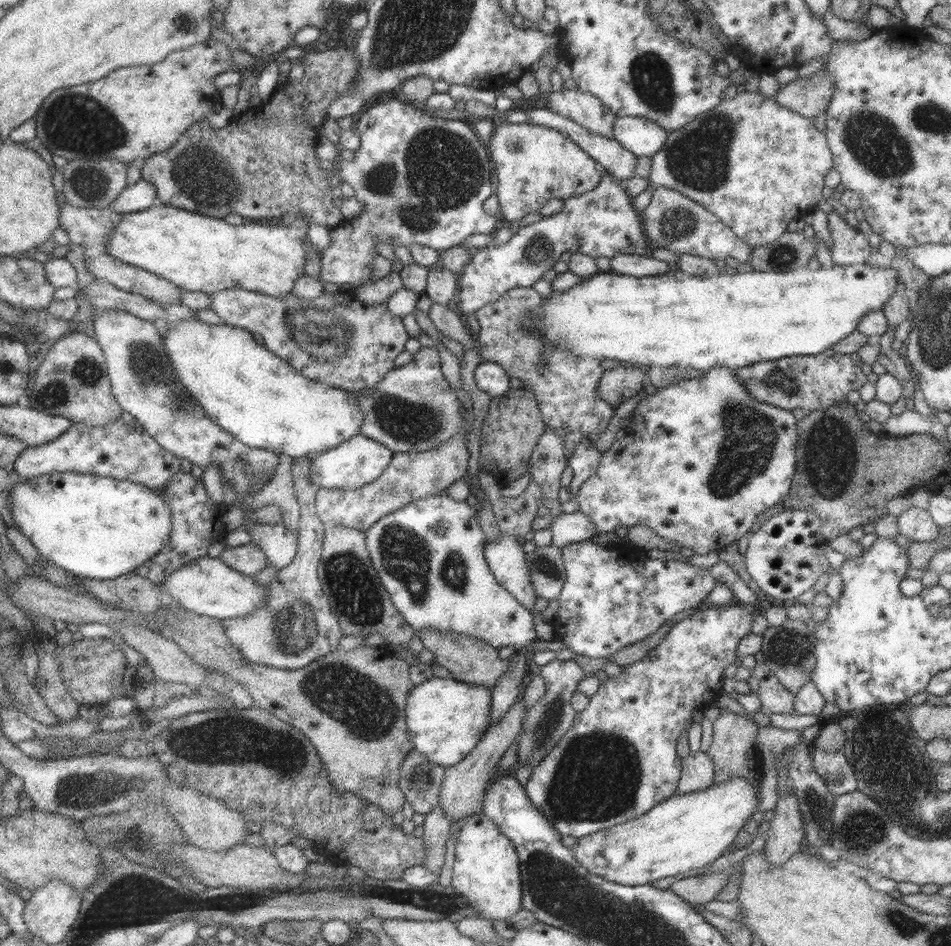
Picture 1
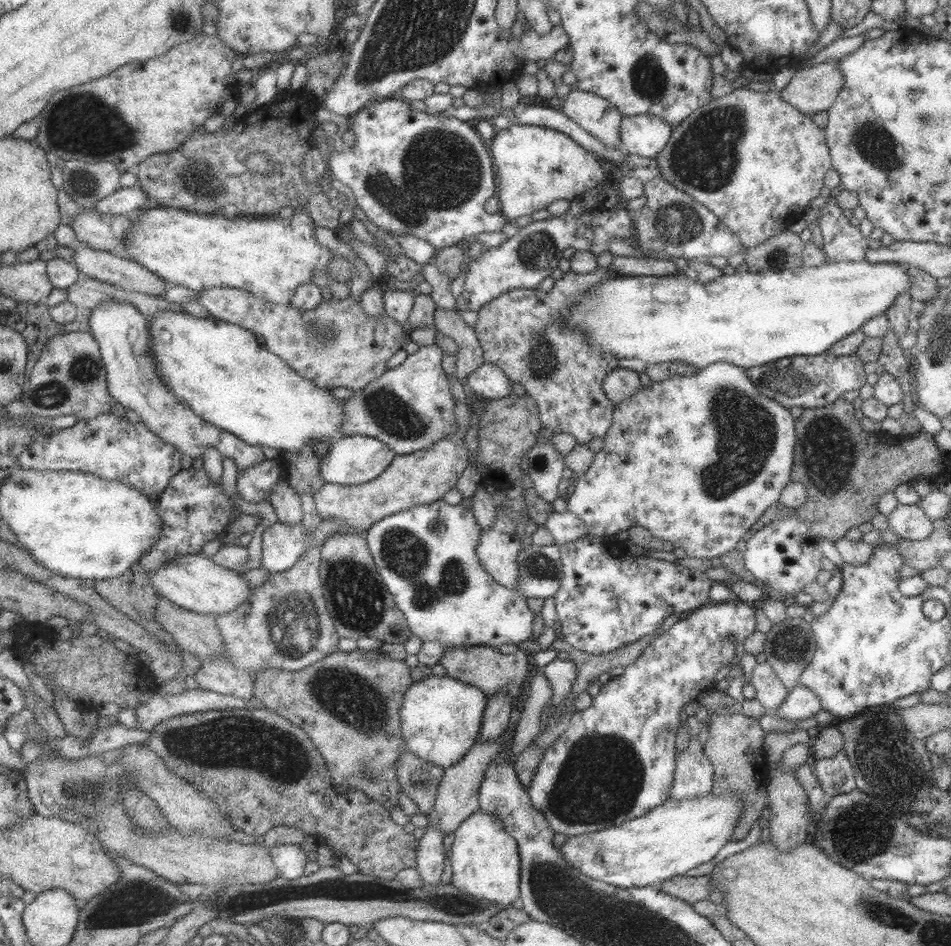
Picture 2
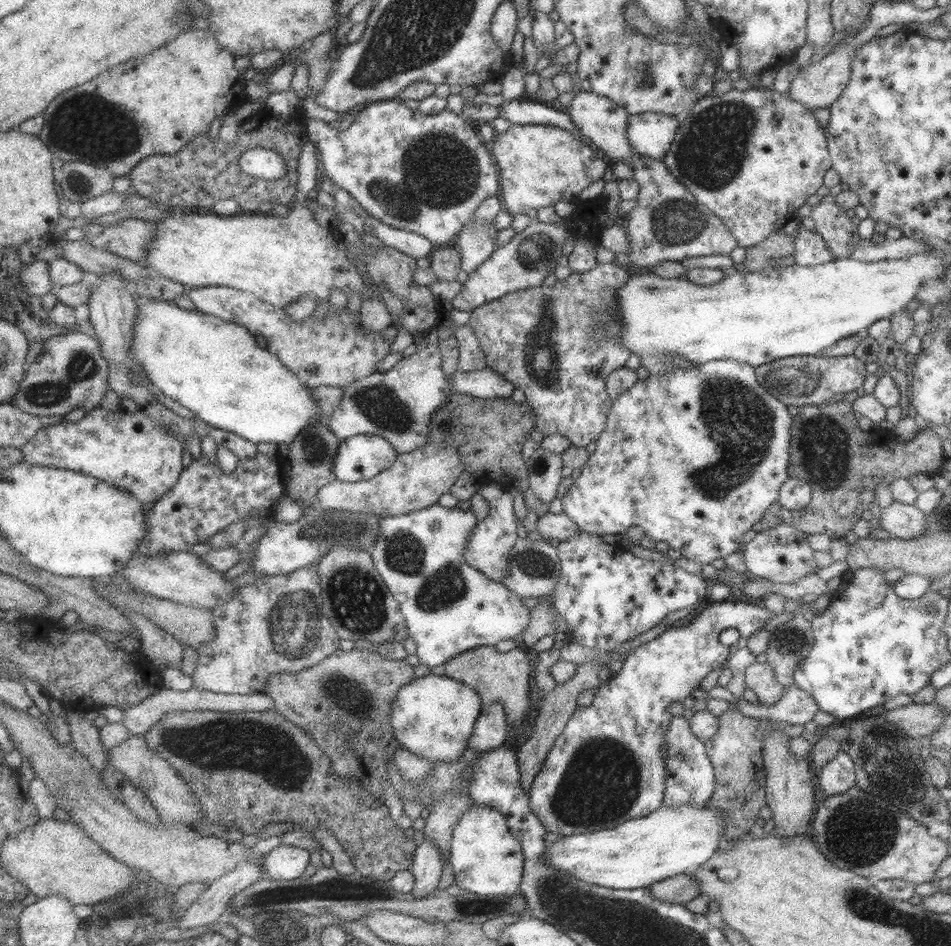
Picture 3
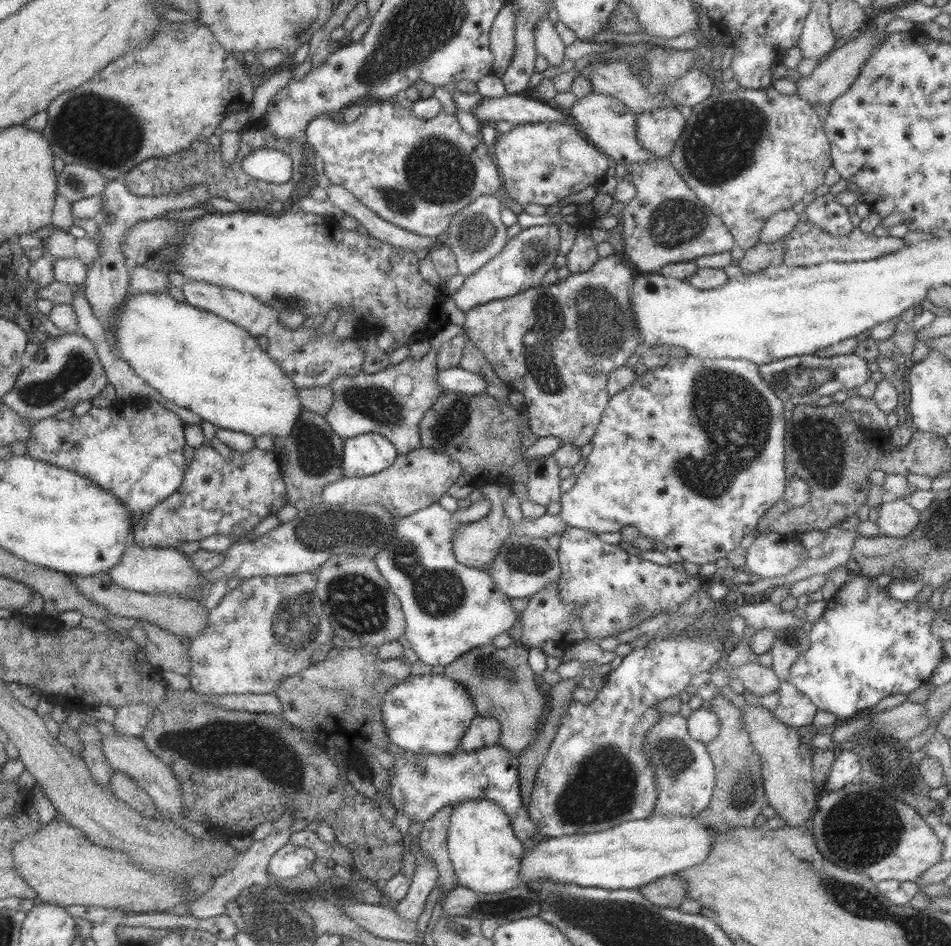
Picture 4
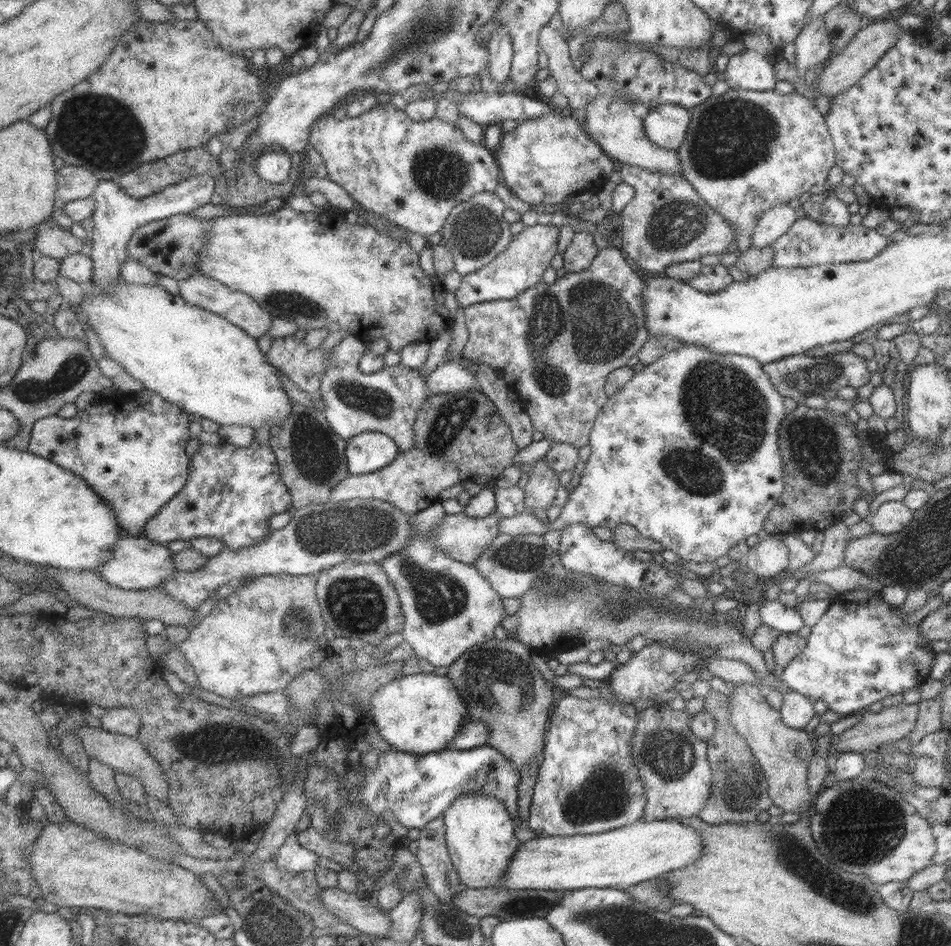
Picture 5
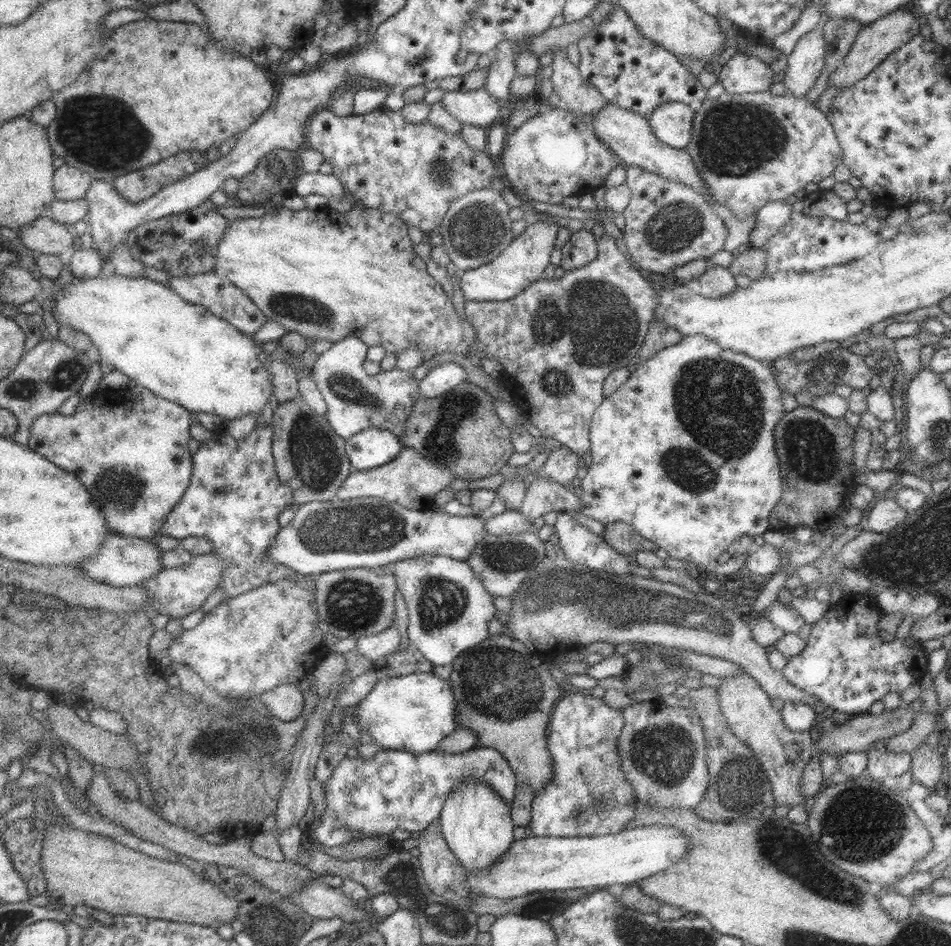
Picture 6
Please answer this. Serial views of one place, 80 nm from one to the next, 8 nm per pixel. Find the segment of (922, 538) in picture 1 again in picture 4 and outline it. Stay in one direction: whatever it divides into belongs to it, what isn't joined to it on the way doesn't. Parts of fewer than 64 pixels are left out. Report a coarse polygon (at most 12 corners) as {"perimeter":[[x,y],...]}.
{"perimeter":[[885,498],[875,521],[881,535],[903,538],[919,523],[907,500]]}

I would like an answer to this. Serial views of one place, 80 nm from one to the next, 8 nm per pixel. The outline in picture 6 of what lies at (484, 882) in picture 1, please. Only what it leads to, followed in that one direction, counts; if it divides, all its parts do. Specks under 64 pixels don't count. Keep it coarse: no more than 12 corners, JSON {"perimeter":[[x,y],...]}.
{"perimeter":[[472,778],[438,821],[464,872],[491,866],[514,841],[510,805]]}

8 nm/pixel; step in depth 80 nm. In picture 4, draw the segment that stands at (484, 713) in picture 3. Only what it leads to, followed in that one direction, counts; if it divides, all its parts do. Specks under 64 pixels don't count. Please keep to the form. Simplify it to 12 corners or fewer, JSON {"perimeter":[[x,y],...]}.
{"perimeter":[[477,715],[460,738],[465,752],[498,742],[495,717]]}

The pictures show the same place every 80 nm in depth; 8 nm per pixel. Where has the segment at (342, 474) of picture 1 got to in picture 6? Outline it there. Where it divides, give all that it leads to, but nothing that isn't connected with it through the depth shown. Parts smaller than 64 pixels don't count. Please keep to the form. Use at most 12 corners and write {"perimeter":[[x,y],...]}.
{"perimeter":[[367,427],[344,441],[351,470],[377,468],[403,448]]}

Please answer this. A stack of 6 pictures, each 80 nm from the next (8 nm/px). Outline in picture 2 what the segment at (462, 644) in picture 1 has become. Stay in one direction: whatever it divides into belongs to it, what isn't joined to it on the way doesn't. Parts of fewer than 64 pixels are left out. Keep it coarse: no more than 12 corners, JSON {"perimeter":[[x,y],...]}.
{"perimeter":[[486,645],[449,648],[445,675],[486,698],[499,689],[512,708],[527,675],[523,650],[501,654]]}

